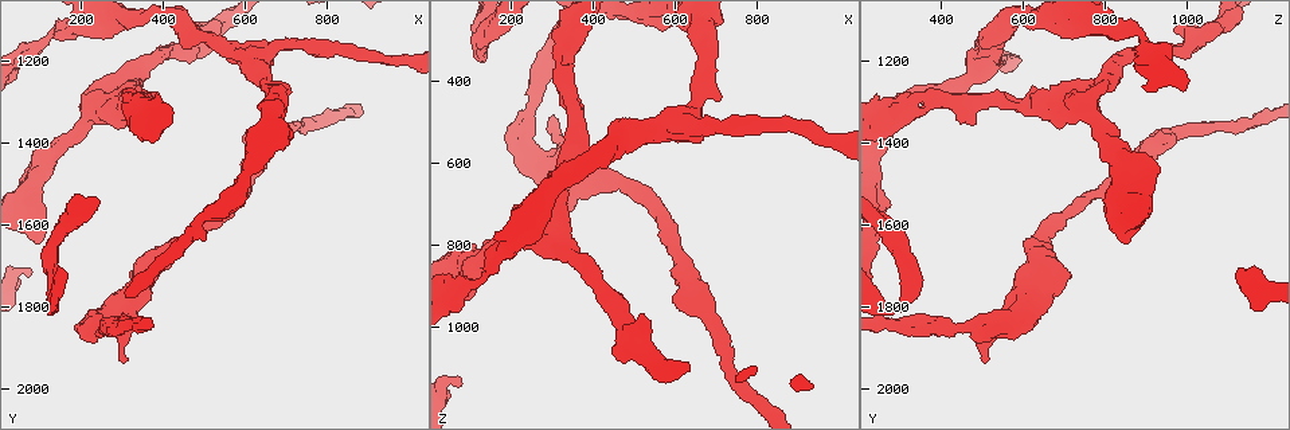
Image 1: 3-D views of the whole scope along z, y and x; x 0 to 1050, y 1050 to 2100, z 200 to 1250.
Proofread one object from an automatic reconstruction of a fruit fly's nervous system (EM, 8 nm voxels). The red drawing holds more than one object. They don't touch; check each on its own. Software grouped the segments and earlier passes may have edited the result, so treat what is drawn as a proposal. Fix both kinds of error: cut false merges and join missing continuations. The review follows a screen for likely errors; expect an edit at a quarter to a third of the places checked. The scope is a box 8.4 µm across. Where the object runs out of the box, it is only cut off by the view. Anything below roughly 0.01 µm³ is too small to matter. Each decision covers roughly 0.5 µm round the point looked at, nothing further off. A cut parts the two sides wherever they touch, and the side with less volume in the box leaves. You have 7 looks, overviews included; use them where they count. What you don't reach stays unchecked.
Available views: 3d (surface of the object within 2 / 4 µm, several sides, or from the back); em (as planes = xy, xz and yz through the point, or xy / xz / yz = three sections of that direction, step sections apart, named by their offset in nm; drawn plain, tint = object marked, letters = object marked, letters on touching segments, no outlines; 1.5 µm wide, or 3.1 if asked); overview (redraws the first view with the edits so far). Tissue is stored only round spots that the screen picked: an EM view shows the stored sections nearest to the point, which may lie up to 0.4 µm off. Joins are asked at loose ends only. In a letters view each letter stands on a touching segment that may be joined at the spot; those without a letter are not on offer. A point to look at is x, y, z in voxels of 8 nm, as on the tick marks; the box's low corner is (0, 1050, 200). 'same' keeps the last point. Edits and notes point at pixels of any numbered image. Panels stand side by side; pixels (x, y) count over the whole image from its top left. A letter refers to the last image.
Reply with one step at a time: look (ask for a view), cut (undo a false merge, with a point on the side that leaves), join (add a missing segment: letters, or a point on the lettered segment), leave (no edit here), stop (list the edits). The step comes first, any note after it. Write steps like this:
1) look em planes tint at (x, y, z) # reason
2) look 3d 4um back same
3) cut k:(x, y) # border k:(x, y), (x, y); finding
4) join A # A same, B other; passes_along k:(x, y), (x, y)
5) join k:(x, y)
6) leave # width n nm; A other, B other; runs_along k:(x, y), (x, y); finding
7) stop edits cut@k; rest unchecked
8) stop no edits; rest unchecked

look 3d 2um at (300, 1935, 510) # free end

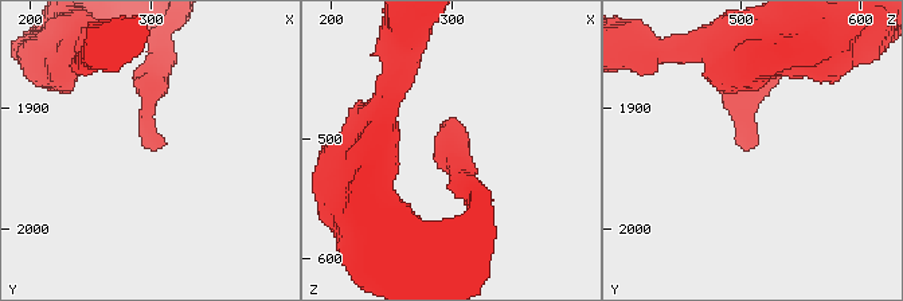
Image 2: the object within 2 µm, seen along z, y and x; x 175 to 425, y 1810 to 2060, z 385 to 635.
look em planes letters at (304, 1934, 502)

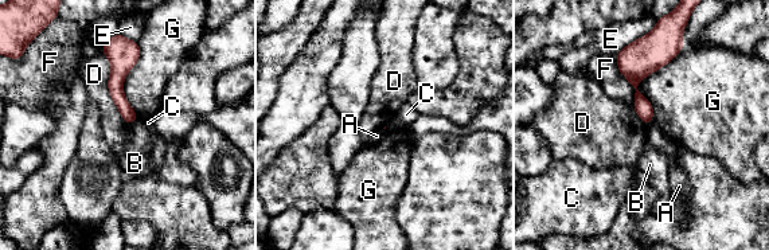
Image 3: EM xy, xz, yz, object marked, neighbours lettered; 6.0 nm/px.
leave # A other, B other, C other, D other, E other, F other, G other; border 3:(101, 50), (129, 125); no lettered segment goes on from it

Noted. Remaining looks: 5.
look em planes letters at (125, 1800, 295) # abrupt turn

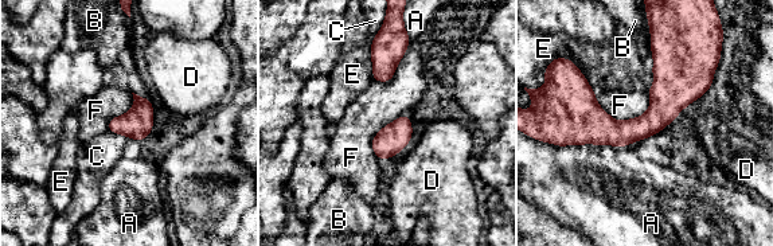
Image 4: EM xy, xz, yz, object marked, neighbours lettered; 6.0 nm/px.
leave # width 180 nm; A other, B other, C other, D other, E other, F other; border 4:(594, 93), (617, 120), (651, 105); all the same neuron

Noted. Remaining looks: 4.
look em planes tint at (70, 1715, 1140) # free end

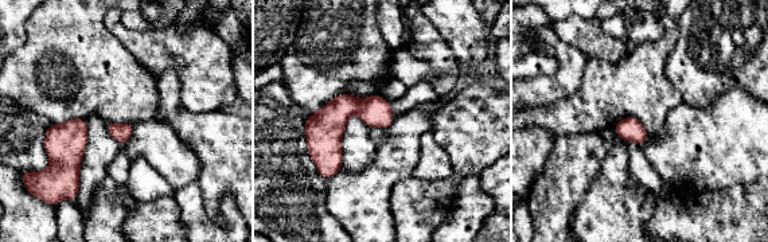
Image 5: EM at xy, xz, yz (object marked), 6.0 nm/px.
look em planes letters same # what lies round it

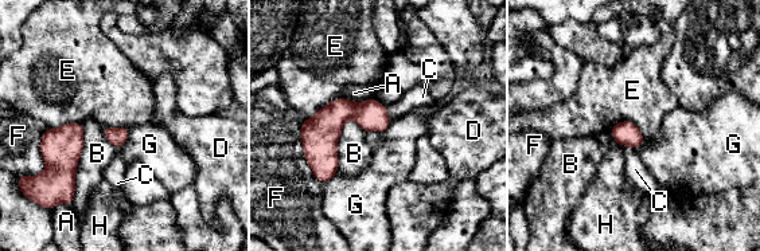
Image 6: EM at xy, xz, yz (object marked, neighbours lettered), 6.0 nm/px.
leave # A other, B other, C other, D other, E other, F other, G other, H other; border 6:(608, 129), (631, 121), (644, 138); none of them fits

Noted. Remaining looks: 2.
stop no edits; rest unchecked

